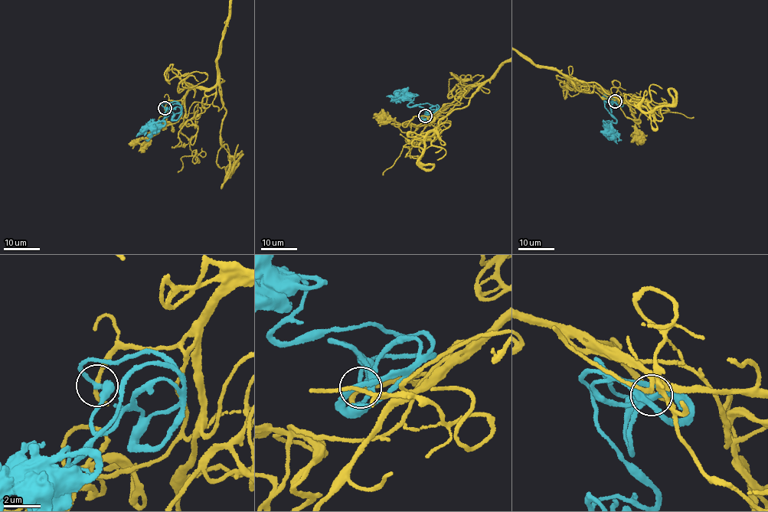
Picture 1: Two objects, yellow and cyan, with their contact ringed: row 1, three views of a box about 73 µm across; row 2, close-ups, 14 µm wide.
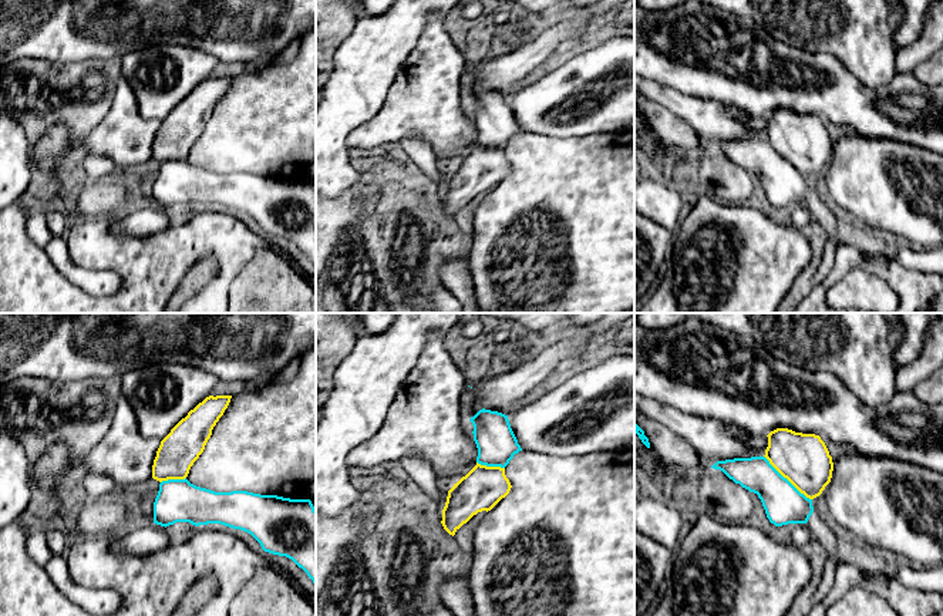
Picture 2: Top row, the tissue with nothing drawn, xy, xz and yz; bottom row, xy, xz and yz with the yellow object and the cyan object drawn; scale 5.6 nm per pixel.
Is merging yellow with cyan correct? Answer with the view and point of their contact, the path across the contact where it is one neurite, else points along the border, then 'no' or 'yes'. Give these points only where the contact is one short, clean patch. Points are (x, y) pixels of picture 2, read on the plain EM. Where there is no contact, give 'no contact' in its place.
meets yellow in yz at (787, 160); runs through yz (804, 141), (787, 160), (787, 181), (784, 185); yes

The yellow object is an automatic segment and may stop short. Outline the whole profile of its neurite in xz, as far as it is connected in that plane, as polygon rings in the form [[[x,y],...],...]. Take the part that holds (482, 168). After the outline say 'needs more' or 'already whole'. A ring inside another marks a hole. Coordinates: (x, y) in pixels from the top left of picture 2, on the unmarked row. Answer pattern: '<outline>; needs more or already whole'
[[[482,90],[469,102],[478,129],[476,147],[448,172],[442,191],[441,205],[452,218],[474,196],[491,192],[509,175],[512,166],[505,148],[522,132],[508,97]]]; needs more

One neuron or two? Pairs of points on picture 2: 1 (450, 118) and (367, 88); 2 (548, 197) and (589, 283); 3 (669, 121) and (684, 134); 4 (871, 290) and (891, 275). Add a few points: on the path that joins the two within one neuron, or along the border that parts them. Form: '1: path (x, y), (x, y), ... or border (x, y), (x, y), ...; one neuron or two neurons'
1: border (401, 66), (383, 105), (366, 123); two neurons
2: path (569, 218), (589, 238), (589, 262); one neuron
3: path (673, 125), (680, 133); one neuron
4: border (852, 268), (864, 268), (879, 276), (899, 298); two neurons

